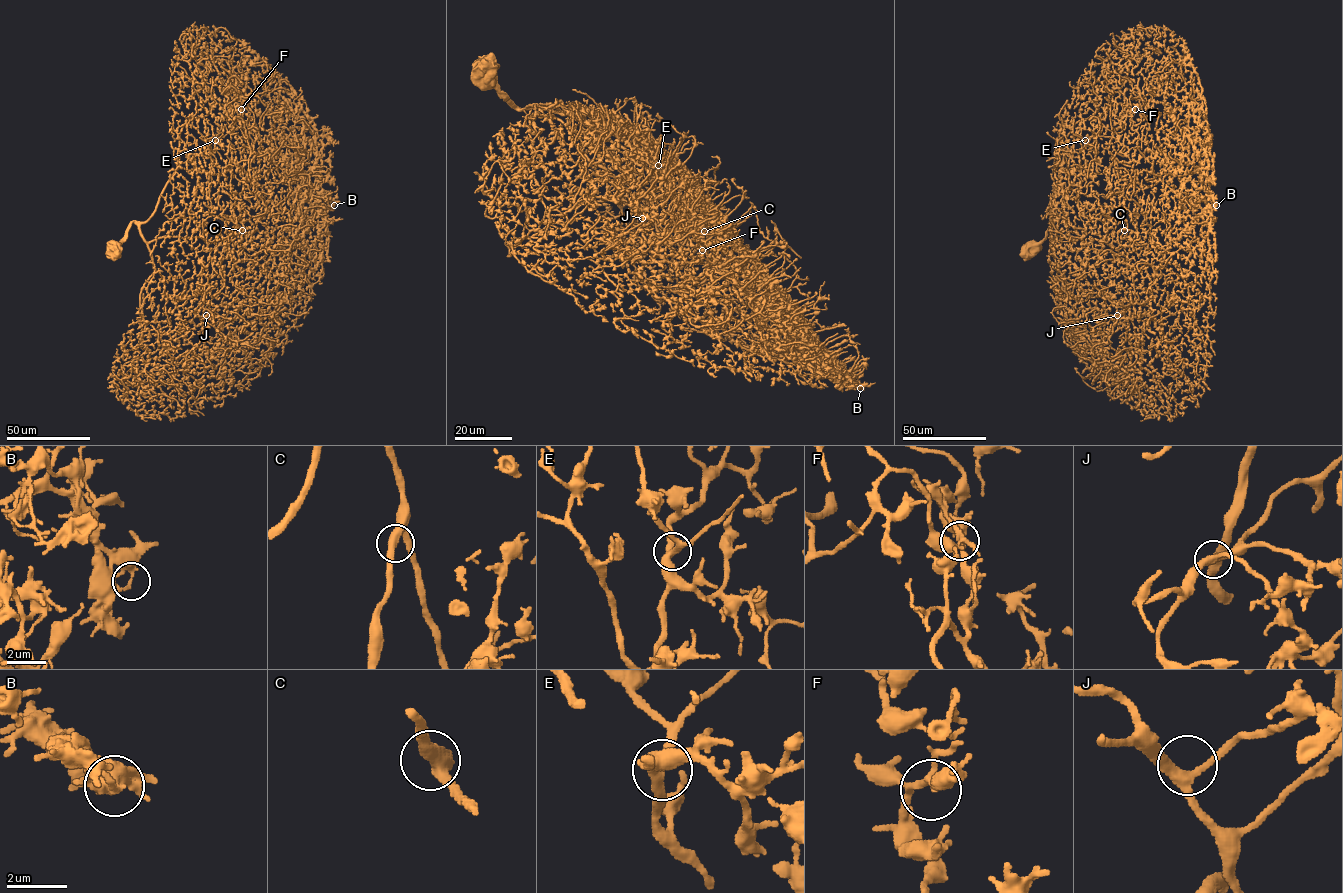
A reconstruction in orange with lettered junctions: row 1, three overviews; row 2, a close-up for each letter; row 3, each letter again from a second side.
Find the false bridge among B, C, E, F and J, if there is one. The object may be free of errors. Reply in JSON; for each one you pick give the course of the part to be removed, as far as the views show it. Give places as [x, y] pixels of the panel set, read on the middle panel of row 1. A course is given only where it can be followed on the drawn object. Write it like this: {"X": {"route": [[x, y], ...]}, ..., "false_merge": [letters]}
{"B": {"route": [[860, 388], [821, 376], [789, 351], [808, 354], [801, 363], [790, 363], [739, 345], [709, 321], [707, 310]]}, "false_merge": ["B"]}

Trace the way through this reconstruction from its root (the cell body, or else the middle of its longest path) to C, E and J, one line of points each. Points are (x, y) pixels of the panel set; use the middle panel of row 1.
C: (487, 72), (497, 92), (518, 108), (550, 105), (632, 145), (665, 180), (711, 251), (704, 231)
E: (487, 72), (510, 104), (567, 111), (618, 135), (645, 157), (650, 154), (658, 165)
J: (487, 72), (518, 110), (540, 105), (555, 117), (575, 147), (628, 191), (642, 218)

